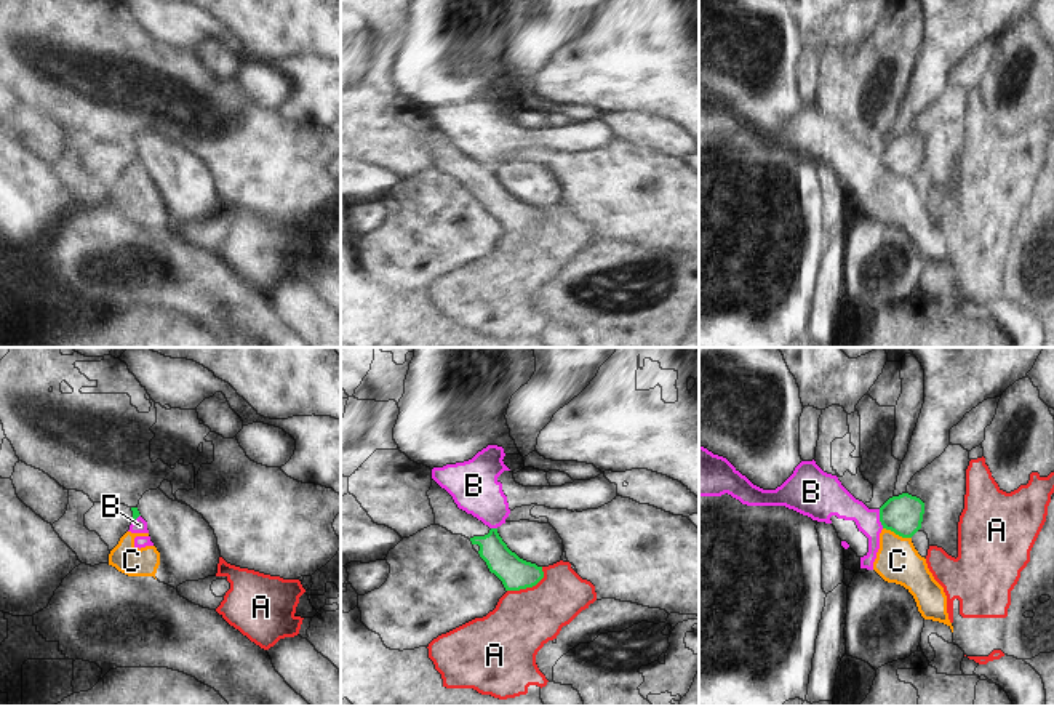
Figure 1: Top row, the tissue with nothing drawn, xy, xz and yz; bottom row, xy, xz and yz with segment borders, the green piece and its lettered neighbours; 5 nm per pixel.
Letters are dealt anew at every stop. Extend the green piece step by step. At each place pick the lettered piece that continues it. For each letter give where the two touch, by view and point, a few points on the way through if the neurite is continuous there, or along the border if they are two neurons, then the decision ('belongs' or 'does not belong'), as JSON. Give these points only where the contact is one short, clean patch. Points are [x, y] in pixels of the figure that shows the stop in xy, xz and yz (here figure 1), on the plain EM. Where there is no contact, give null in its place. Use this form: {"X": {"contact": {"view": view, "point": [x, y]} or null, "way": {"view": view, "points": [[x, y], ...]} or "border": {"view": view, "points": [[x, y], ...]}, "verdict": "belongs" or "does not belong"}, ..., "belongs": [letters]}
{"A": {"contact": {"view": "xz", "point": [530, 228]}, "border": {"view": "xz", "points": [[542, 208], [542, 218], [534, 226], [507, 232]]}, "verdict": "does not belong"}, "B": {"contact": {"view": "yz", "point": [880, 160]}, "border": {"view": "yz", "points": [[878, 151], [878, 160], [883, 168]]}, "verdict": "does not belong"}, "C": {"contact": {"view": "yz", "point": [898, 175]}, "border": {"view": "yz", "points": [[883, 168], [910, 180]]}, "verdict": "does not belong"}, "belongs": []}

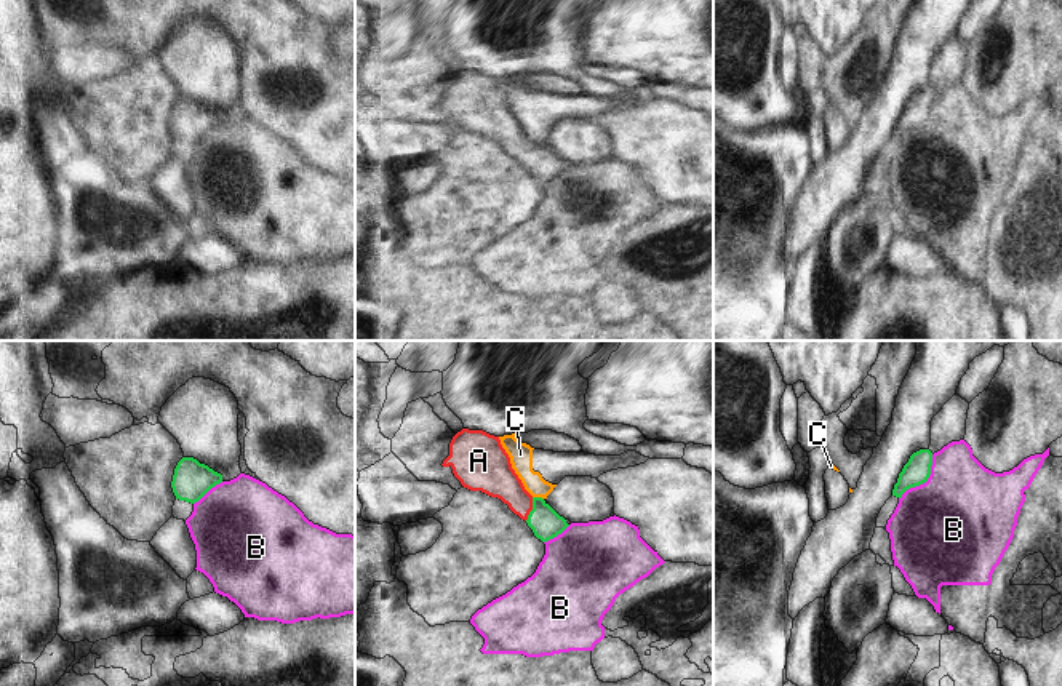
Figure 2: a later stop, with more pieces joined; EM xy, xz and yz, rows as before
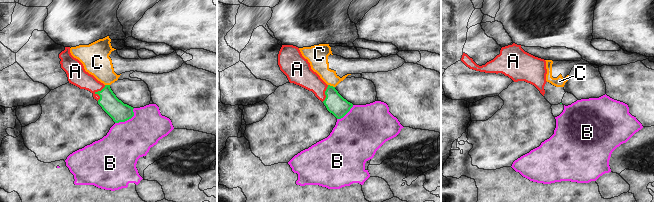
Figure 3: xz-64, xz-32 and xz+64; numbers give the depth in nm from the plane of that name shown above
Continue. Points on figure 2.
{"A": {"contact": {"view": "xz", "point": [533, 151]}, "way": {"view": "xz", "points": [[546, 165], [533, 151], [495, 119]]}, "verdict": "belongs"}, "B": {"contact": {"view": "yz", "point": [925, 123]}, "border": {"view": "yz", "points": [[933, 96], [930, 119], [910, 128], [899, 141]]}, "verdict": "does not belong"}, "C": {"contact": {"view": "xz", "point": [538, 139]}, "border": {"view": "xz", "points": [[533, 138], [542, 141]]}, "verdict": "does not belong"}, "belongs": ["A"]}

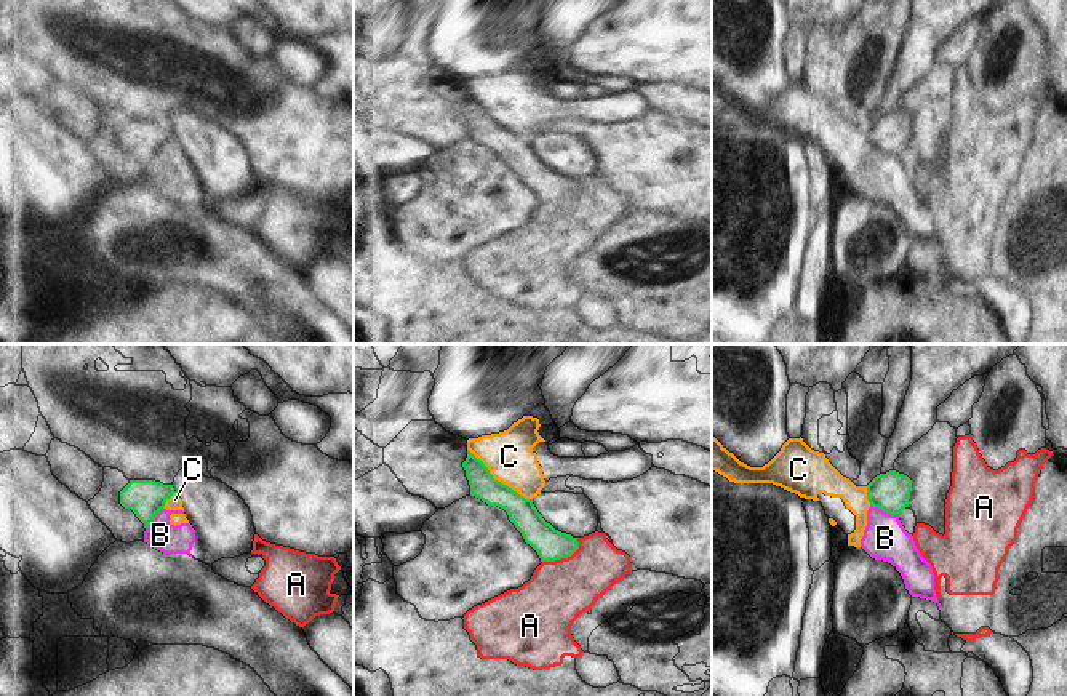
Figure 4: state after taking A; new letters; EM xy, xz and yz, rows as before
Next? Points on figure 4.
{"A": {"contact": {"view": "xz", "point": [565, 199]}, "border": {"view": "xz", "points": [[578, 180], [578, 189], [570, 197], [543, 204]]}, "verdict": "does not belong"}, "B": {"contact": {"view": "yz", "point": [885, 152]}, "border": {"view": "yz", "points": [[871, 146], [898, 157]]}, "verdict": "does not belong"}, "C": {"contact": {"view": "xz", "point": [496, 122]}, "border": {"view": "xz", "points": [[467, 90], [495, 120], [531, 141]]}, "verdict": "does not belong"}, "belongs": []}

